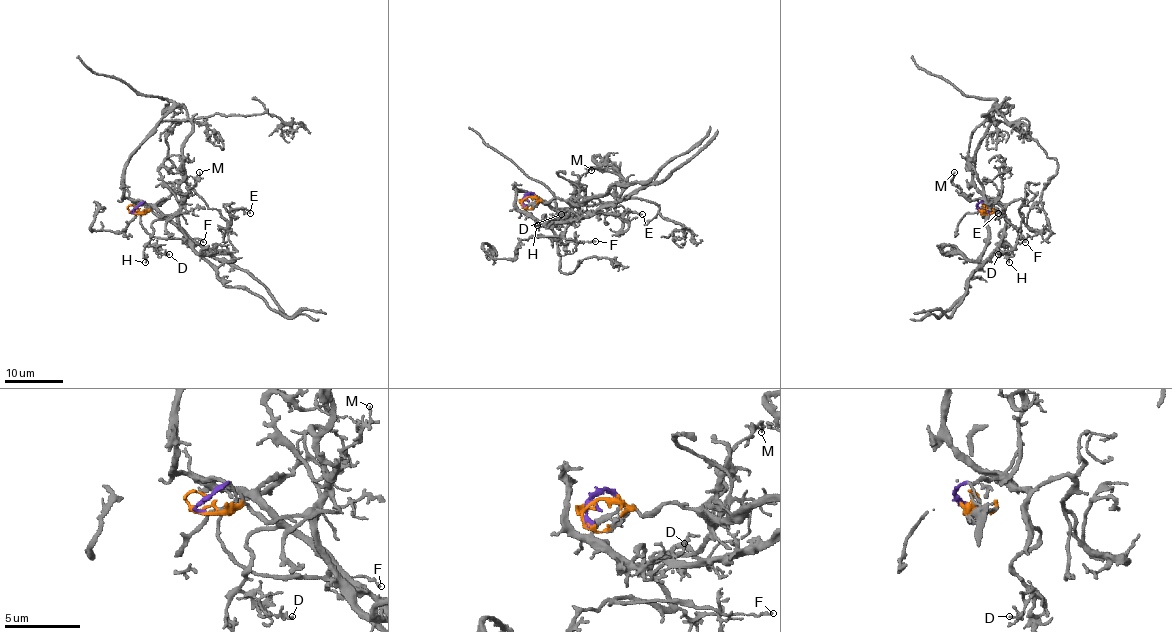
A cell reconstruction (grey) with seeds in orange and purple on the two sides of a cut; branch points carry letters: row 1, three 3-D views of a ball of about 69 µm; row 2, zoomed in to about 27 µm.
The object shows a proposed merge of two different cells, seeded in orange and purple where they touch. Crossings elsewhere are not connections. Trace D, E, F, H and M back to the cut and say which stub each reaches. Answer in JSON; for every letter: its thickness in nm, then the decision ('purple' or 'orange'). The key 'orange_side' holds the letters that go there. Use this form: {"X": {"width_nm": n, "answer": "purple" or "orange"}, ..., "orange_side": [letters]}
{"D": {"width_nm": 130, "answer": "purple"}, "E": {"width_nm": 100, "answer": "purple"}, "F": {"width_nm": 190, "answer": "purple"}, "H": {"width_nm": 200, "answer": "purple"}, "M": {"width_nm": 130, "answer": "orange"}, "orange_side": ["M"]}

